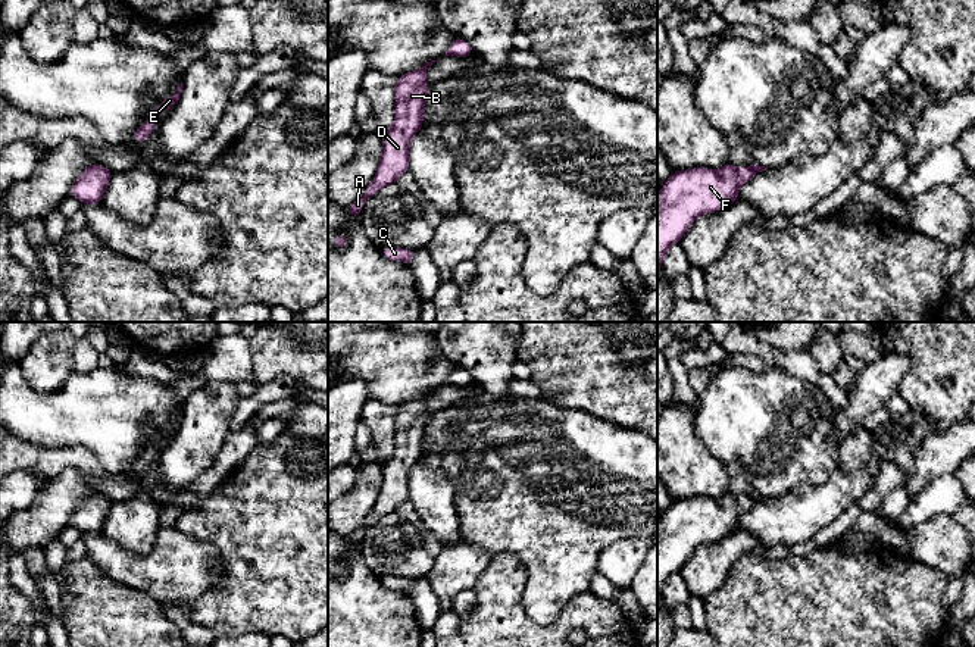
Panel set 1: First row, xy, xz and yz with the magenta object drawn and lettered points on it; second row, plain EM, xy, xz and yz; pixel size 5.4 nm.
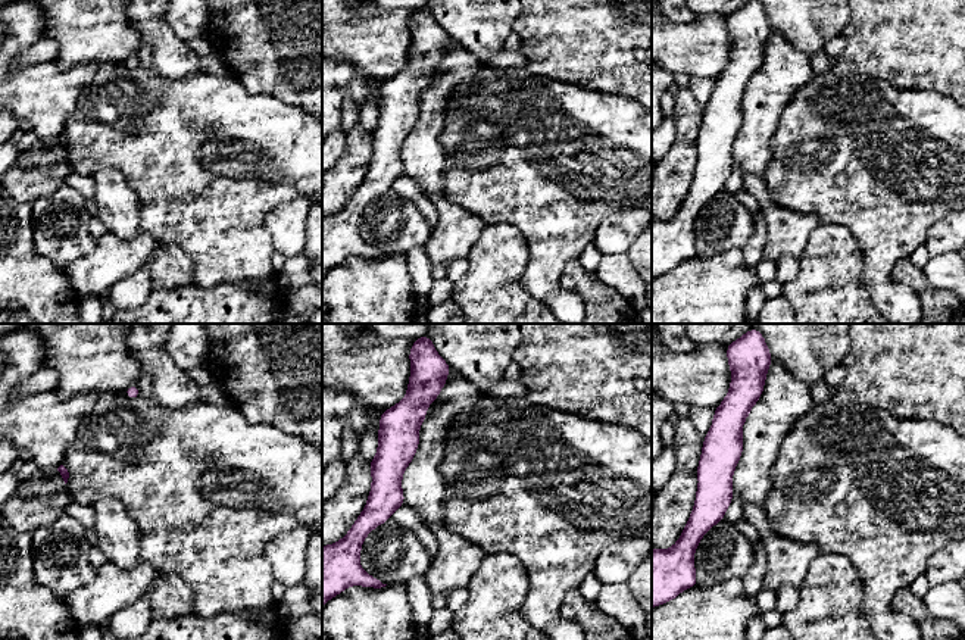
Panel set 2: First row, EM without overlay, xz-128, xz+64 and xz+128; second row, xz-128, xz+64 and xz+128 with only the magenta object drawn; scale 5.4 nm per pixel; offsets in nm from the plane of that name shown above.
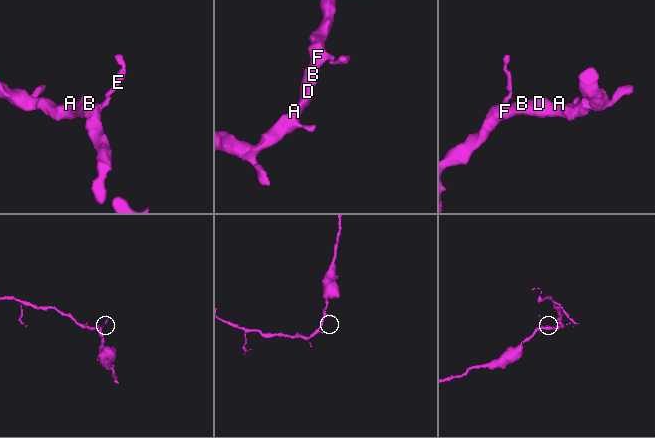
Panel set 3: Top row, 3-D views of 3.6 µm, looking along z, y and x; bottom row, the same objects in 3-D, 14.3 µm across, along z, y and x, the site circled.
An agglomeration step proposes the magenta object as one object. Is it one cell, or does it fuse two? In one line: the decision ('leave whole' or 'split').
leave whole

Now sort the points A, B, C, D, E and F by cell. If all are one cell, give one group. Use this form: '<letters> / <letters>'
A B C D E F

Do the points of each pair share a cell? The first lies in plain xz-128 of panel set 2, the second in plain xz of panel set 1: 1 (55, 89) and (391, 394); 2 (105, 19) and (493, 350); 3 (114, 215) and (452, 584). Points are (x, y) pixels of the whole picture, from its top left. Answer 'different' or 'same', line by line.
1: different
2: different
3: different

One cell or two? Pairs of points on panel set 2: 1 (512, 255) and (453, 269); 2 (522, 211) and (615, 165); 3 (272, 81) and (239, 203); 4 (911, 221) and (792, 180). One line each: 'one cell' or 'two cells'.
1: two cells
2: one cell
3: two cells
4: one cell

